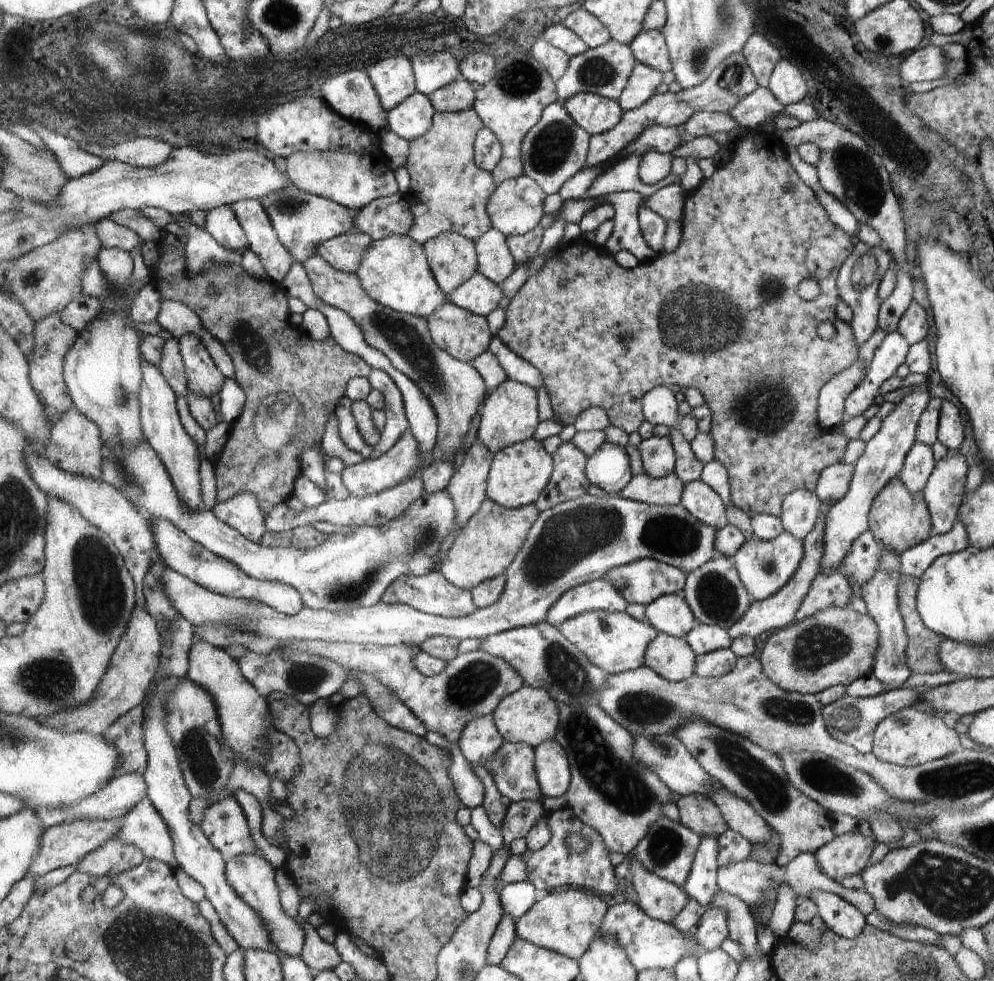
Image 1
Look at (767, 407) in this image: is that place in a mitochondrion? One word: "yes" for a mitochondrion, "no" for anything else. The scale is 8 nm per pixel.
yes

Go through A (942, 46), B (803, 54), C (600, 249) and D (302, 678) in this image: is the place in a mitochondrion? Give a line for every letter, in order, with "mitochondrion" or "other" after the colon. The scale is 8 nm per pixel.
A: other
B: other
C: other
D: mitochondrion

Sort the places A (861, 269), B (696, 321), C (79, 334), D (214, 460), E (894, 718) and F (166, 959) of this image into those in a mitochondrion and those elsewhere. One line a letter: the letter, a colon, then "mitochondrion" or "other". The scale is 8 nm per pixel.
A: mitochondrion
B: mitochondrion
C: other
D: other
E: other
F: mitochondrion

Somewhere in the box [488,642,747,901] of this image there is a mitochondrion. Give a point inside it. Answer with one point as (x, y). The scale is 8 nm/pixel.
(603, 771)

